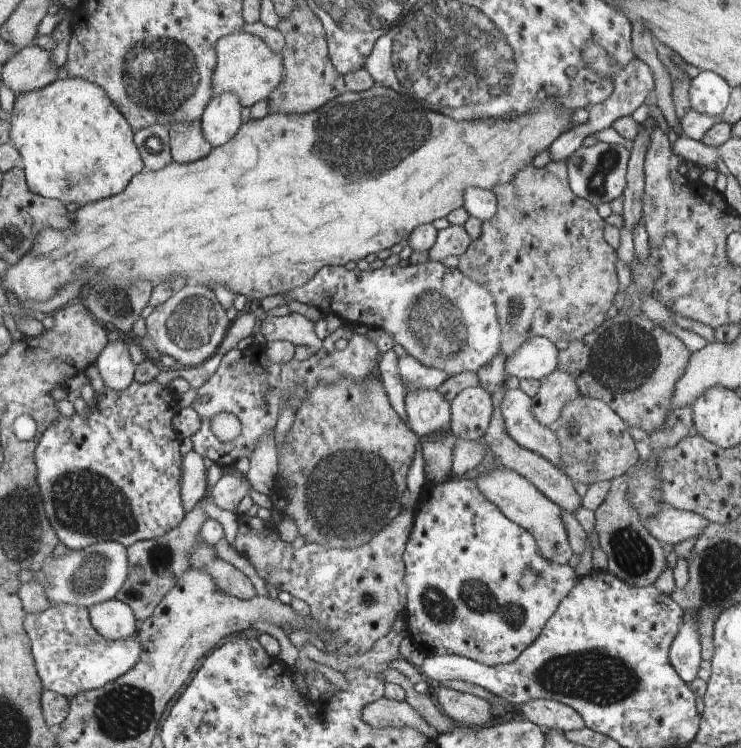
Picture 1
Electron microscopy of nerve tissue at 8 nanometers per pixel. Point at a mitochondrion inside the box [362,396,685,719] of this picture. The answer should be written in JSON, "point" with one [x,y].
{"point":[597,677]}

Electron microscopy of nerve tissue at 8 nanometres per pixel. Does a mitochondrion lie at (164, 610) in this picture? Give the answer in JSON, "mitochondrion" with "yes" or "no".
{"mitochondrion":"no"}

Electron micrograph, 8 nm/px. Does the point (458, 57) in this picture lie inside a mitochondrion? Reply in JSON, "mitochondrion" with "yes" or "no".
{"mitochondrion":"yes"}

